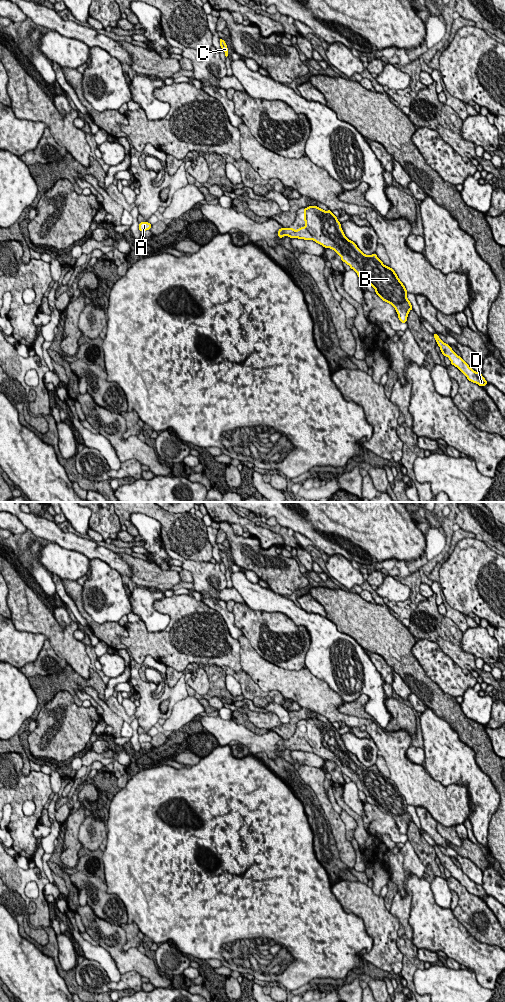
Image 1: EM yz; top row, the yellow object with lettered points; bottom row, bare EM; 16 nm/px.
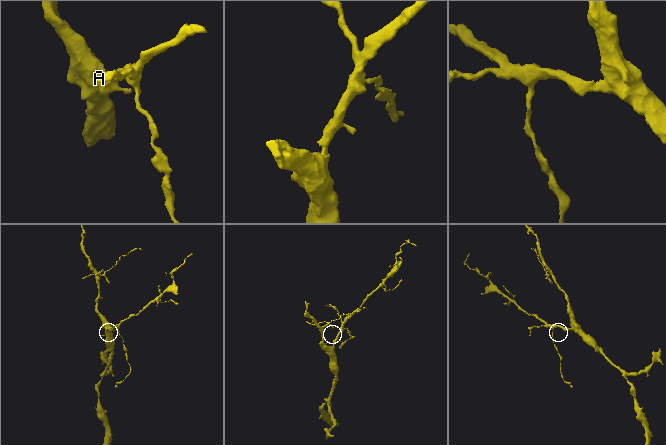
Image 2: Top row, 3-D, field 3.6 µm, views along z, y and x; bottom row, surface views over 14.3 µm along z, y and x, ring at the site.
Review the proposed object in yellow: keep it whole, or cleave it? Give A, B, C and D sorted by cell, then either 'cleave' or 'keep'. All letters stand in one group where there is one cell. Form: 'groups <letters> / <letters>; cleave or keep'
groups A B C D; keep

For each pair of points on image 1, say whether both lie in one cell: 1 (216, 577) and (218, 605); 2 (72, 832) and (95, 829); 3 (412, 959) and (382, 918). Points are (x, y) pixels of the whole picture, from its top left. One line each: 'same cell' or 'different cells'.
1: same cell
2: different cells
3: different cells

